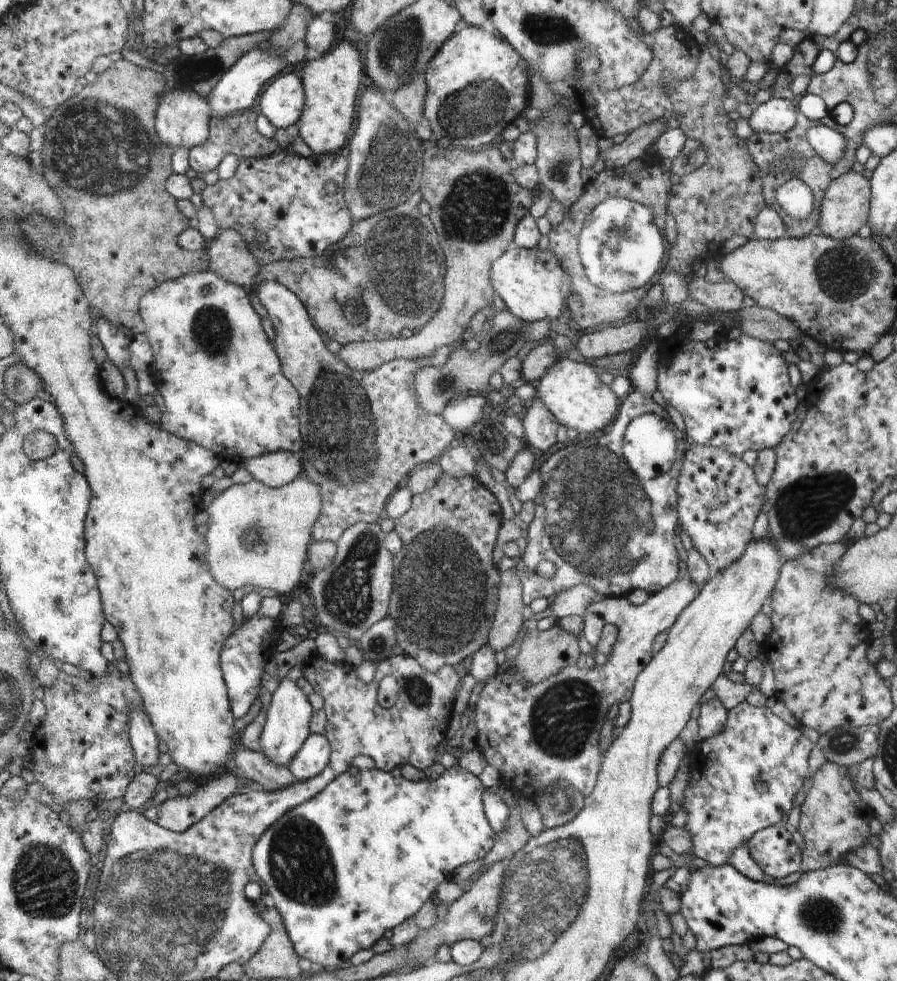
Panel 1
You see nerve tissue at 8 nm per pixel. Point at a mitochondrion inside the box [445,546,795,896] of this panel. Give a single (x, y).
(563, 716)

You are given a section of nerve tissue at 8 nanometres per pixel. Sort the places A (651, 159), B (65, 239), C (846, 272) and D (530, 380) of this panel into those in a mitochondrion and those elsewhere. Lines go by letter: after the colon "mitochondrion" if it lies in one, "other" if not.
A: other
B: other
C: mitochondrion
D: other

